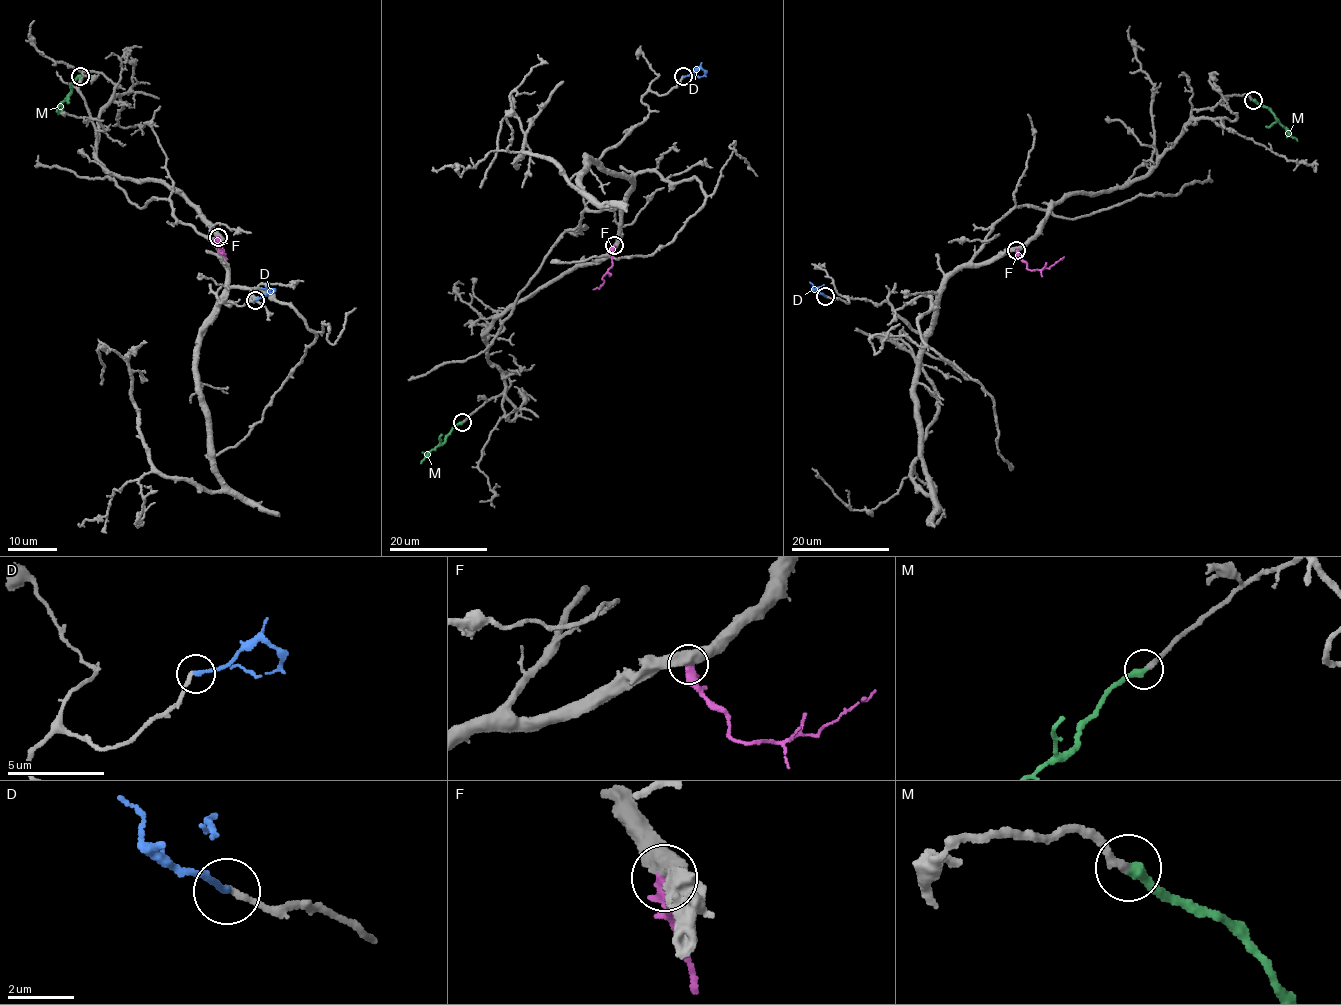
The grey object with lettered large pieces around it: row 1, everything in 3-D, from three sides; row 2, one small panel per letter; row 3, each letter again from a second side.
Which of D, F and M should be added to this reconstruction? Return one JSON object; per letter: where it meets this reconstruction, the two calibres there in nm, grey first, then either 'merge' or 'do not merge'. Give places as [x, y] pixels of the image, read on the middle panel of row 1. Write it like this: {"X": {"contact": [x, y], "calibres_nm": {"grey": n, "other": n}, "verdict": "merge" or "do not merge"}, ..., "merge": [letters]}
{"D": {"contact": [683, 76], "calibres_nm": {"grey": 190, "other": 220}, "verdict": "do not merge"}, "F": {"contact": [614, 245], "calibres_nm": {"grey": 550, "other": 440}, "verdict": "do not merge"}, "M": {"contact": [462, 422], "calibres_nm": {"grey": 280, "other": 360}, "verdict": "merge"}, "merge": ["M"]}

